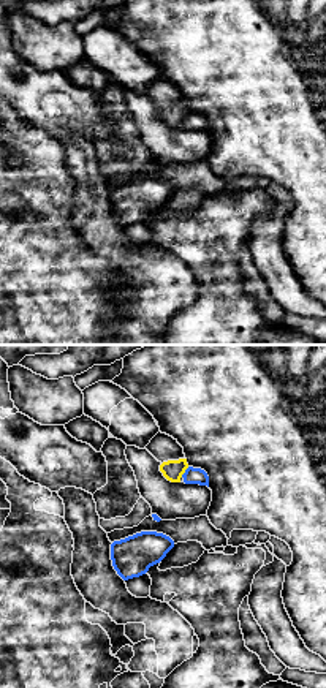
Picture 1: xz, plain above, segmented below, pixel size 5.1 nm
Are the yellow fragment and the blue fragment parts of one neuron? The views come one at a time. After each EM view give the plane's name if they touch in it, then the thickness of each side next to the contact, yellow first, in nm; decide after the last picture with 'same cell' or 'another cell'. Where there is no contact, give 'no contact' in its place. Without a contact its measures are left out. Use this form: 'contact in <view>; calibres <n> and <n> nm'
contact in xz; calibres 110 and 80 nm

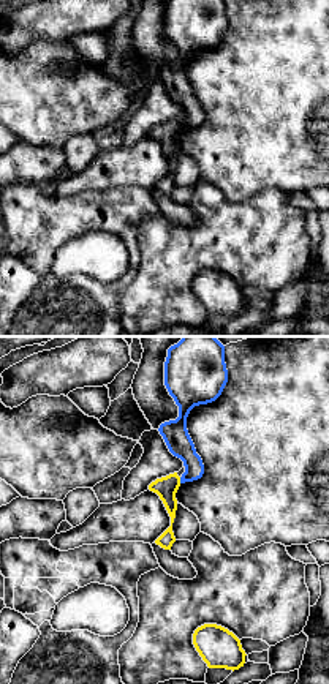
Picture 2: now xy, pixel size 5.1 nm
contact in xy; calibres 110 and 130 nm

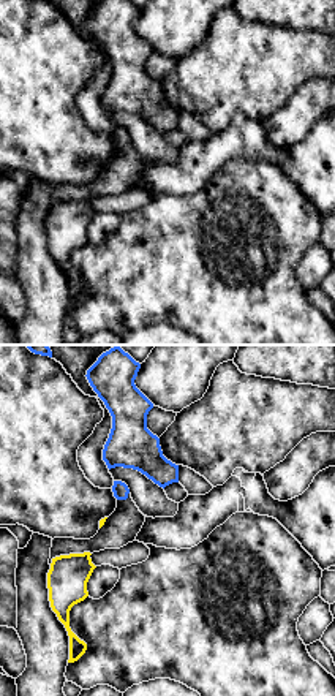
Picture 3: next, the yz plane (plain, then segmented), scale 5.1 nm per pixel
no contact

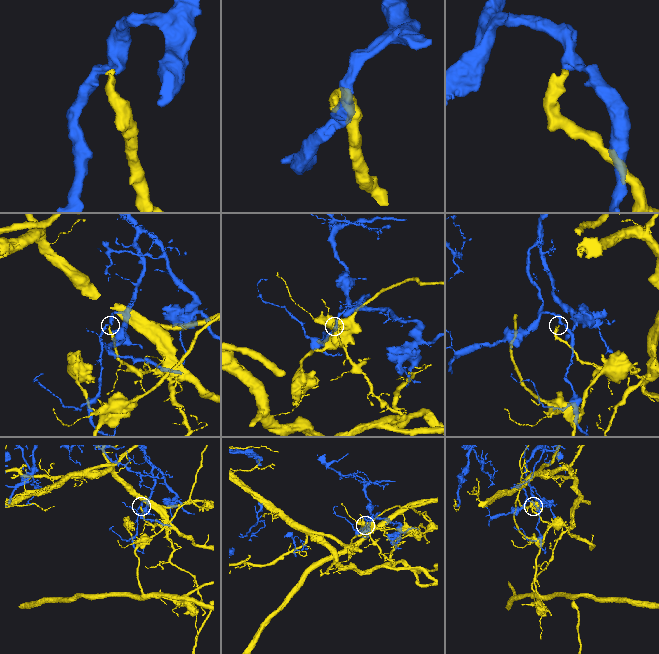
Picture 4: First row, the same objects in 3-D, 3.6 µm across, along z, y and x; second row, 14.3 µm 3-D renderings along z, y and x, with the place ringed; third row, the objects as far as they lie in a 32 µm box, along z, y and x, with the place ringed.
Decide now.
another cell

